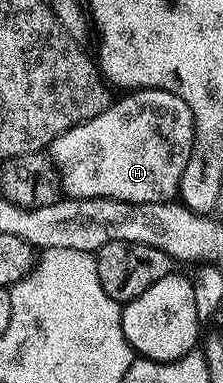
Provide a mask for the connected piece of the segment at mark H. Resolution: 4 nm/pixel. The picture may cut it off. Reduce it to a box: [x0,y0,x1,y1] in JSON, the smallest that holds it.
[49,90,195,202]

